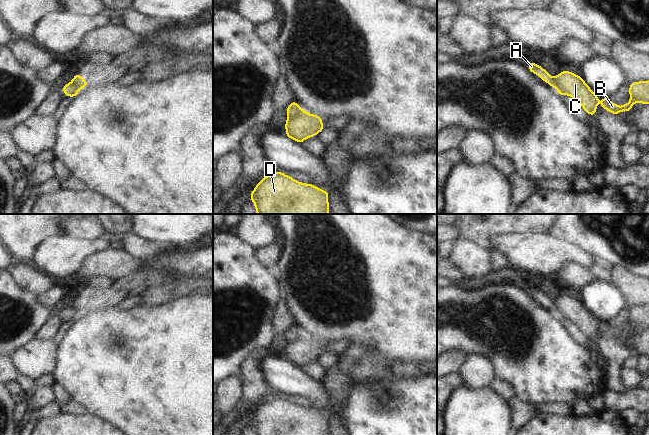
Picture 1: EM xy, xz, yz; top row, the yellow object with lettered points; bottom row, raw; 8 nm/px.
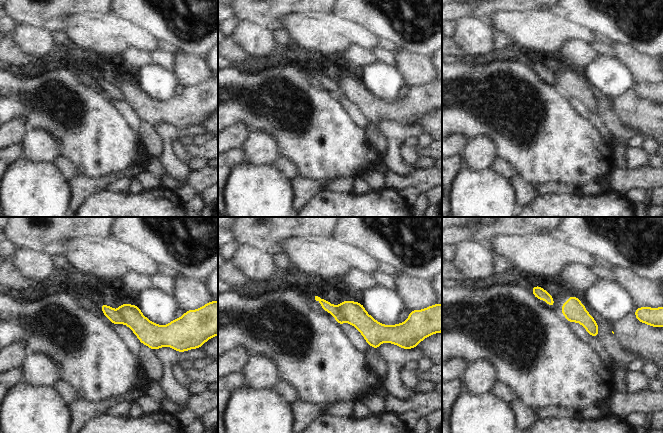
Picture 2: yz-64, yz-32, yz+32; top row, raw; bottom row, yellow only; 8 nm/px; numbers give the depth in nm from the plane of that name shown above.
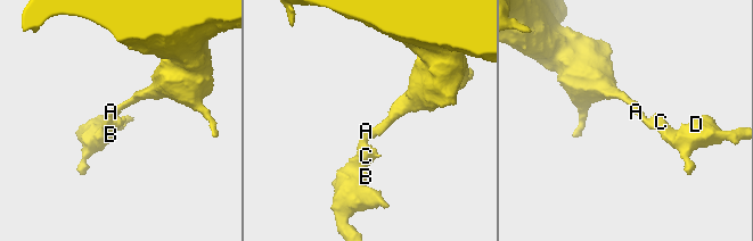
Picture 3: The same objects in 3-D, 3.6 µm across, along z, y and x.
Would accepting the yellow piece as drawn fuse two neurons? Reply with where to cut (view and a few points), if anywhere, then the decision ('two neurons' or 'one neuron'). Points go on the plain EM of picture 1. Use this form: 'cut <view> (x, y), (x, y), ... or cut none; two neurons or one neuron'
cut yz (553, 302), (556, 310), (564, 317); two neurons

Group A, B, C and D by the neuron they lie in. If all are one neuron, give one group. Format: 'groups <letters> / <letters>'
groups A / B C D

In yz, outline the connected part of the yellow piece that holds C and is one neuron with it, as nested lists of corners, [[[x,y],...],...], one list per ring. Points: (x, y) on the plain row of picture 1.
[[[564,294],[554,303],[556,312],[561,313],[565,319],[575,322],[587,338],[595,340],[598,321],[583,305],[583,301]]]

